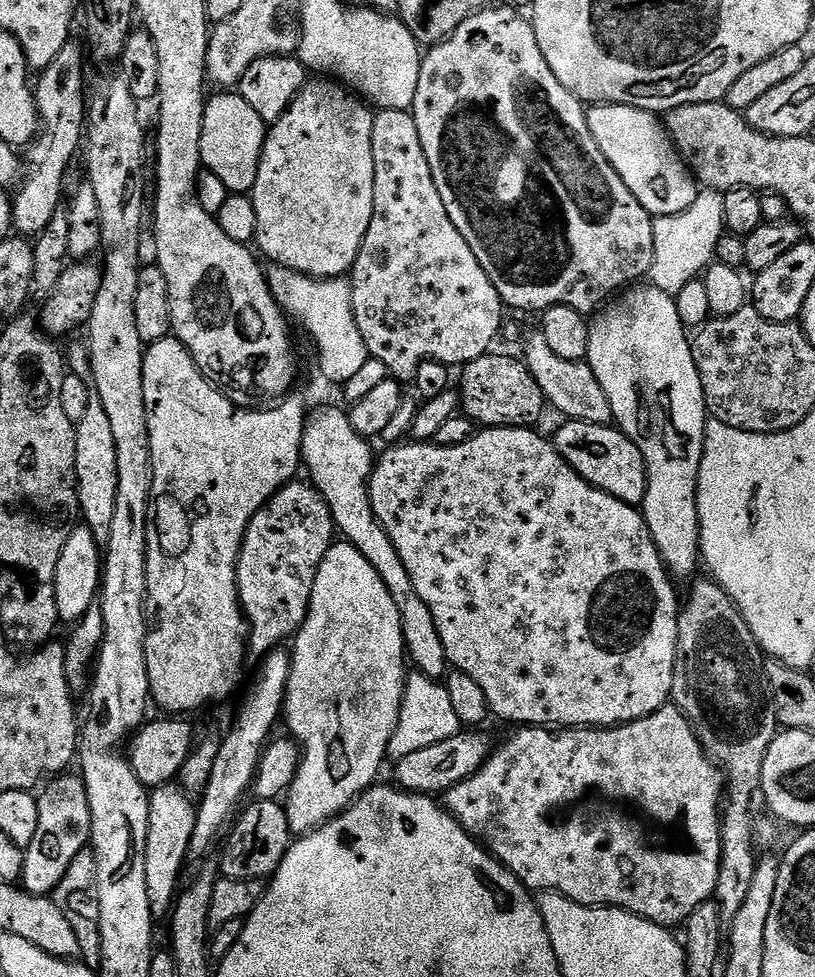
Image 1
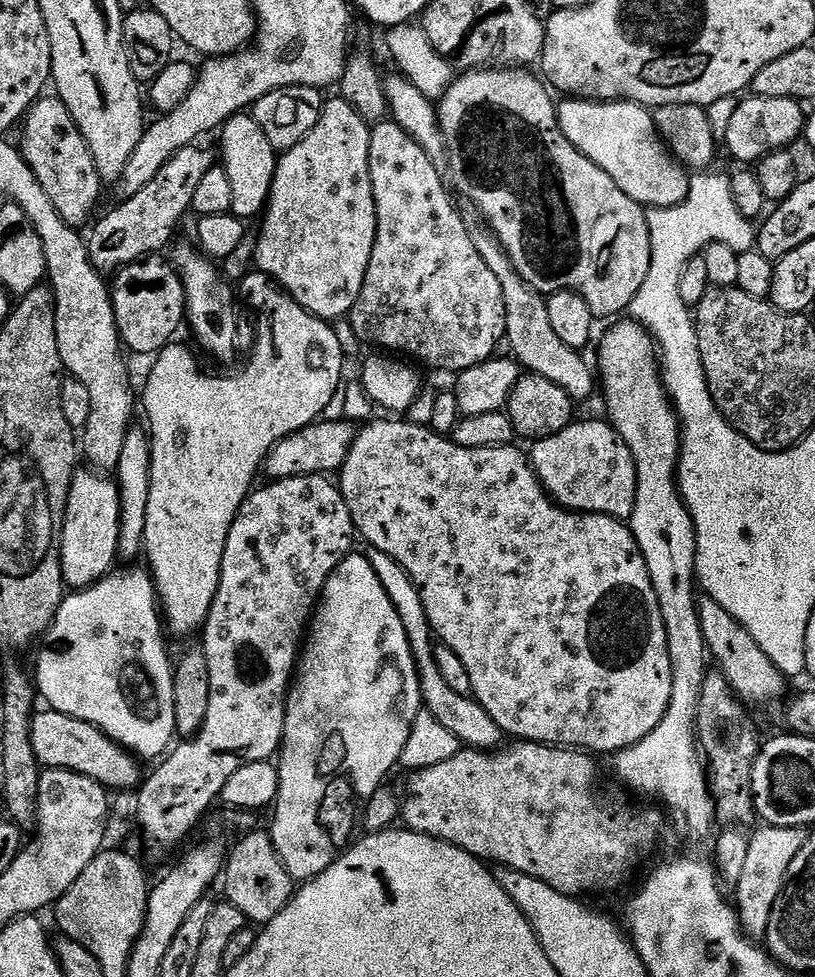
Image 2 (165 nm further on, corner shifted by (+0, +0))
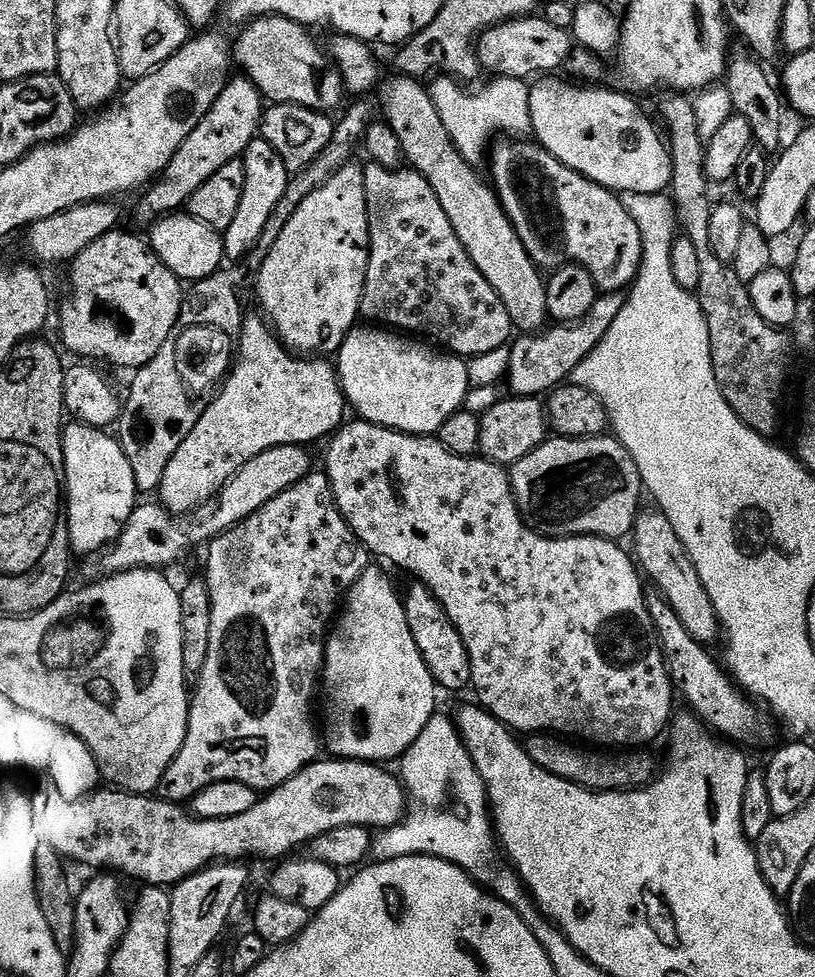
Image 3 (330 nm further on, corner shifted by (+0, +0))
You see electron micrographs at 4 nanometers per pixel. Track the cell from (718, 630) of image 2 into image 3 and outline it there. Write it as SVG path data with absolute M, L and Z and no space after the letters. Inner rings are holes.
M659 510L651 511L641 511L636 517L636 527L631 534L631 539L636 540L635 559L643 575L647 579L649 576L656 583L653 584L655 591L663 596L670 610L678 614L678 622L686 626L686 634L702 645L712 646L722 632L714 602L710 602L710 594L706 594L706 586L702 586L702 578L698 578L698 570L694 570L690 554L682 546L678 534L674 534L674 526L670 526L668 519Z

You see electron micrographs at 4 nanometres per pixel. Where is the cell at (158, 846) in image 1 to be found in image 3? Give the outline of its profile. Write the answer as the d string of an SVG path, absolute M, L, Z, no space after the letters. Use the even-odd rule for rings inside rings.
M323 471L309 472L302 482L290 486L278 498L266 502L262 510L250 514L242 523L236 524L229 532L223 532L207 545L208 573L206 579L210 590L212 613L210 614L210 654L206 654L206 666L202 666L202 674L195 681L194 691L190 696L188 705L188 729L186 738L182 742L182 750L173 758L172 765L166 770L158 792L163 799L173 802L188 802L198 795L206 786L214 782L242 782L246 786L256 789L257 793L264 794L269 790L284 784L294 774L298 774L322 752L322 740L318 735L318 724L312 721L312 699L318 696L318 685L322 680L324 670L324 646L330 631L330 625L338 615L338 609L348 591L358 582L362 570L370 567L370 553L364 543L354 534L348 520L336 505L332 493L332 483L328 481Z

